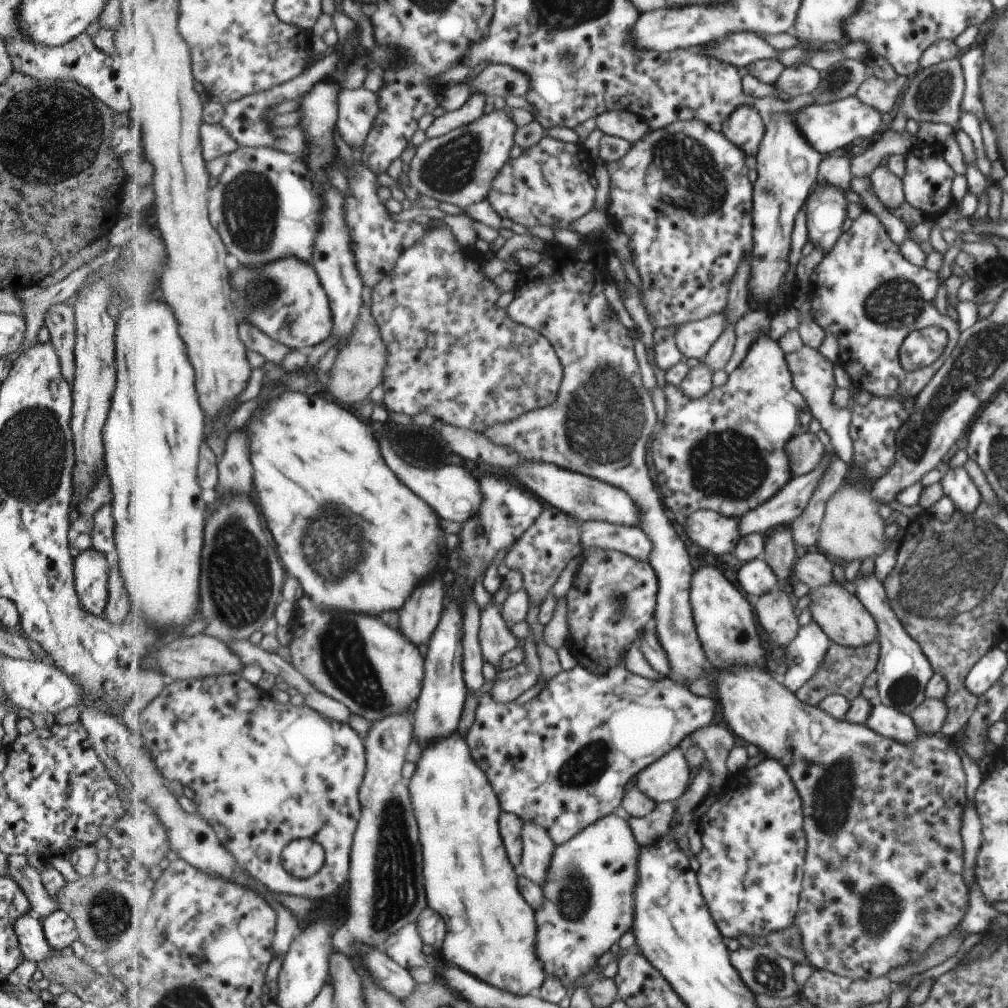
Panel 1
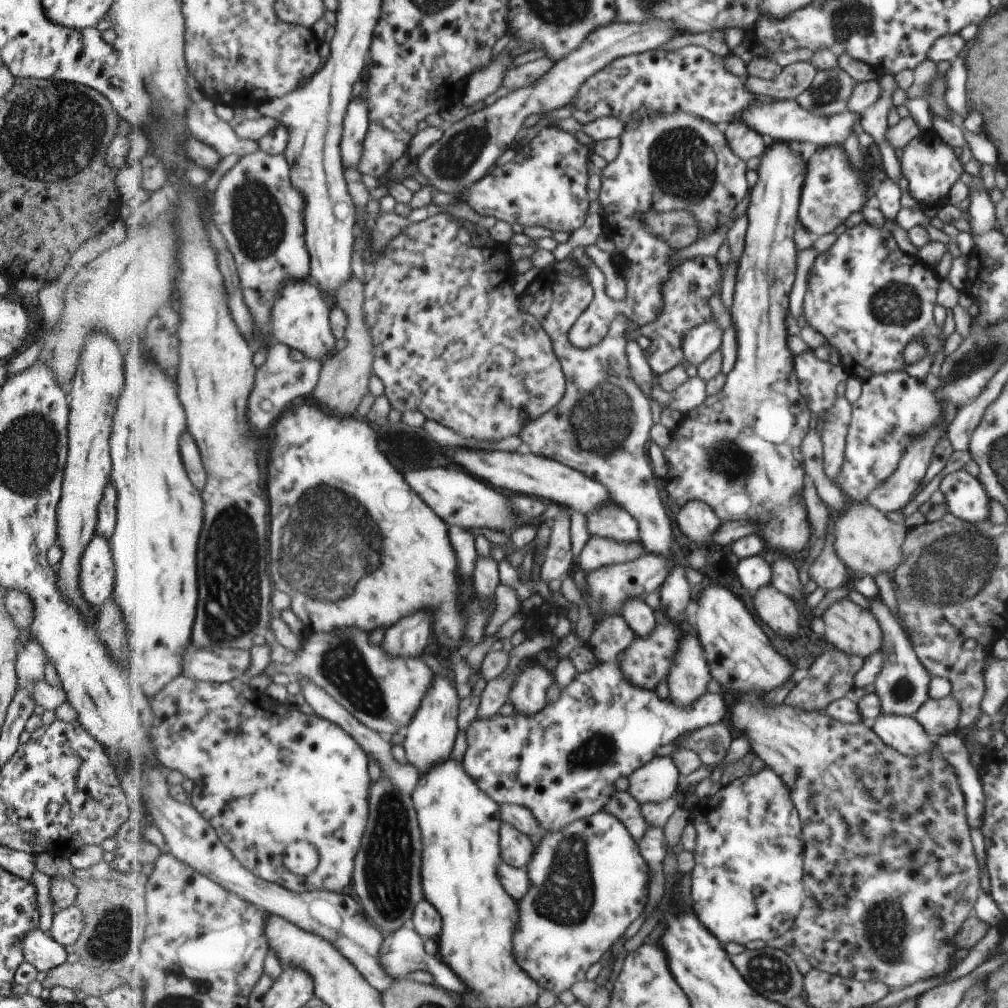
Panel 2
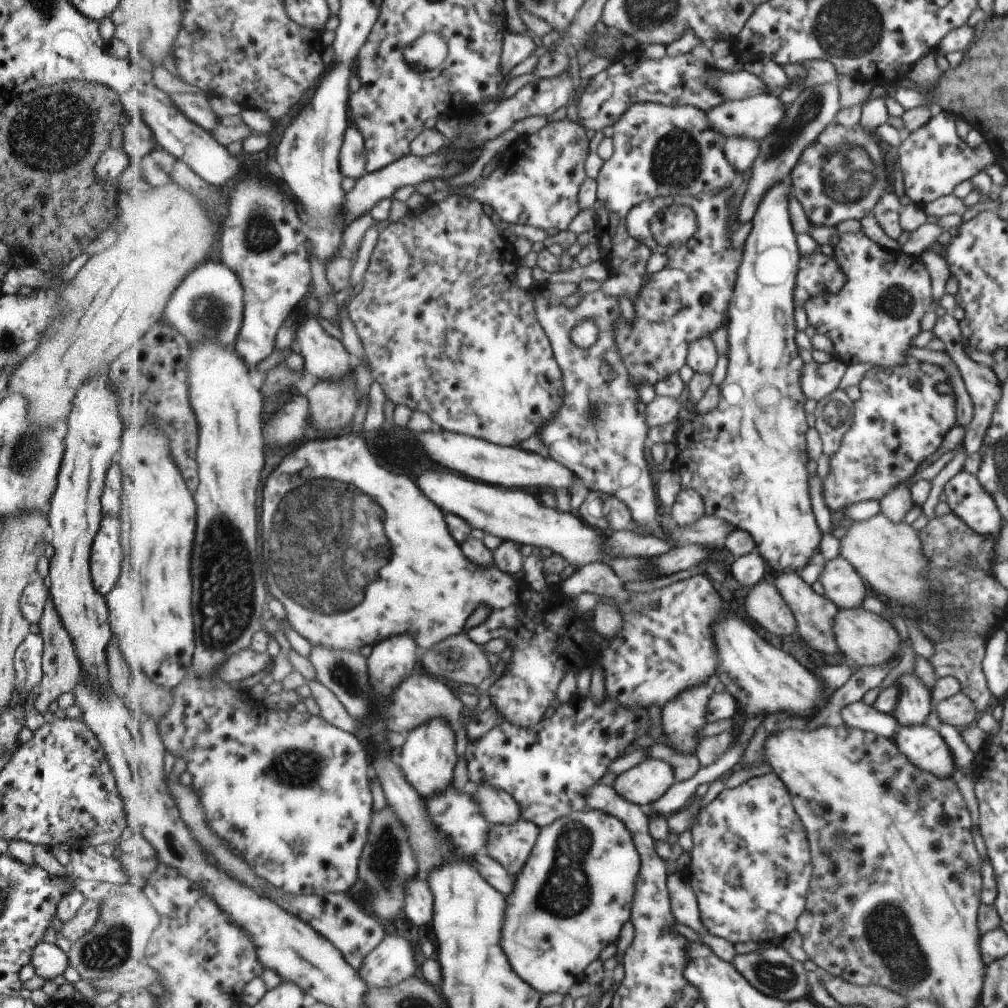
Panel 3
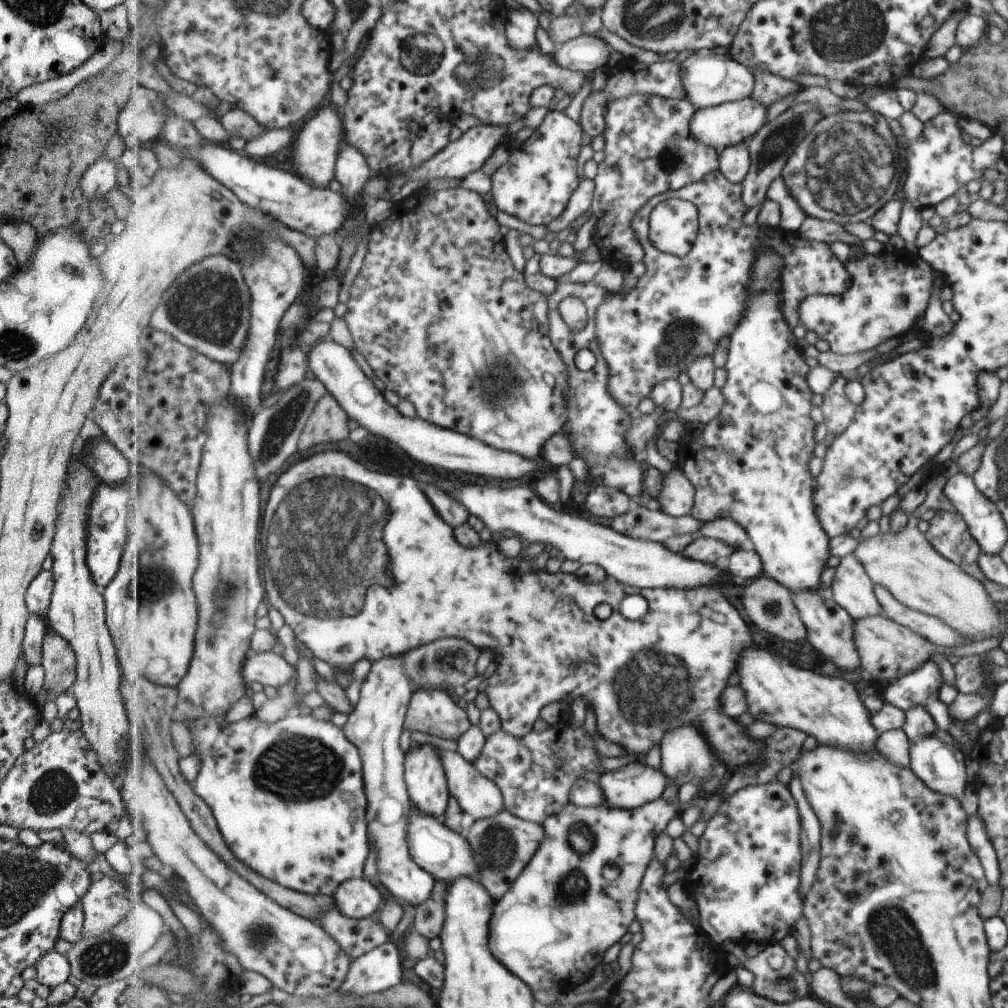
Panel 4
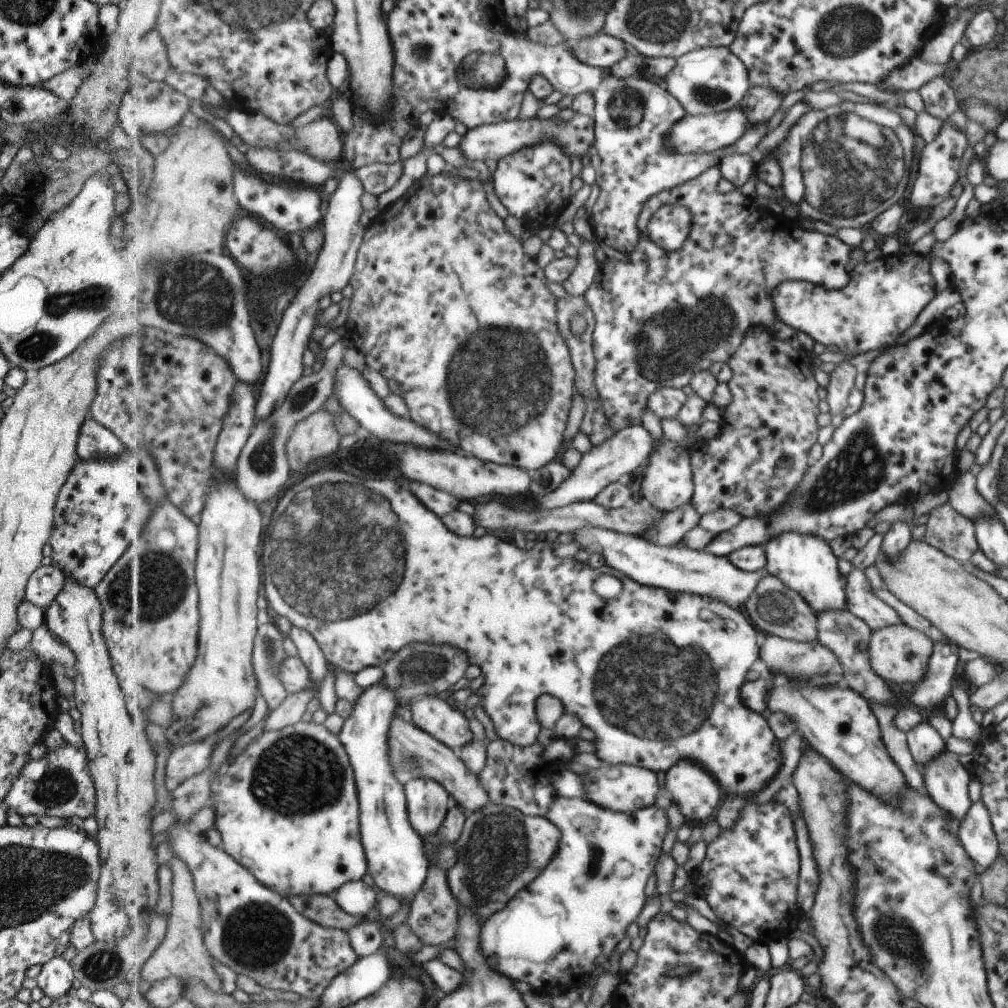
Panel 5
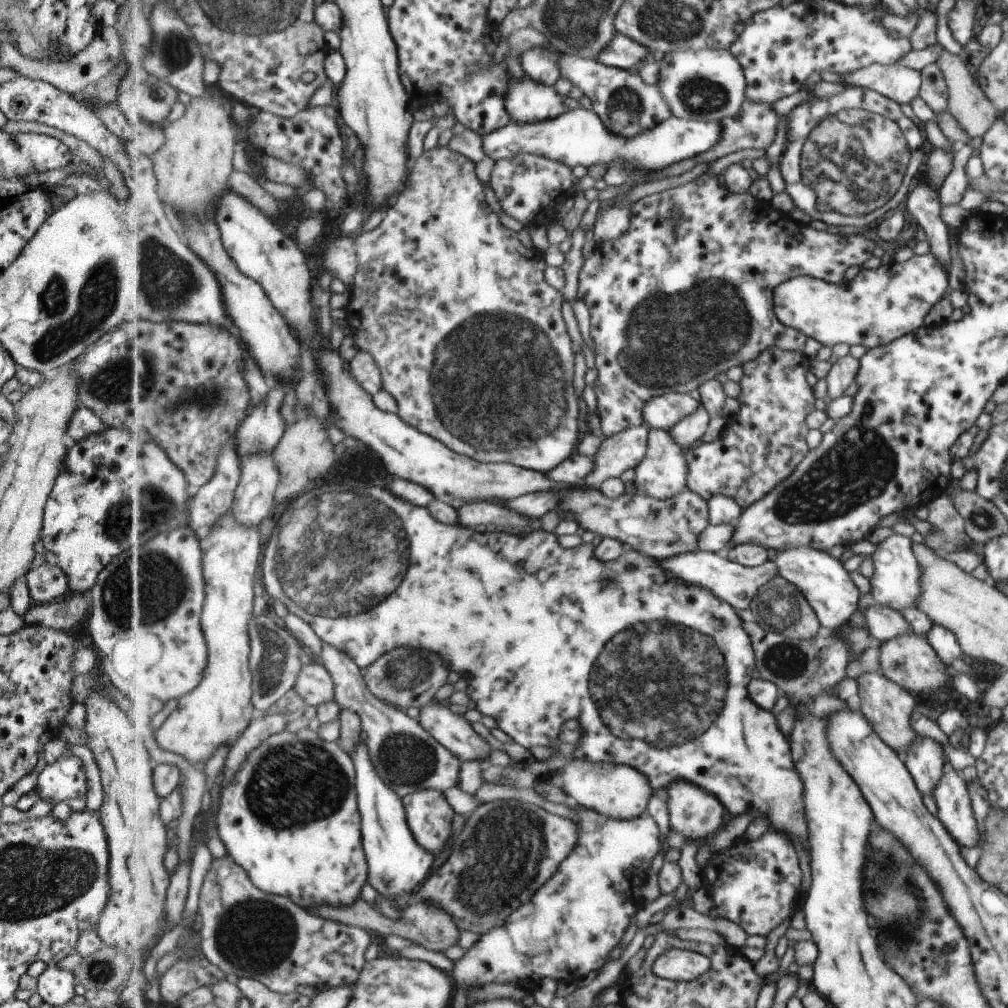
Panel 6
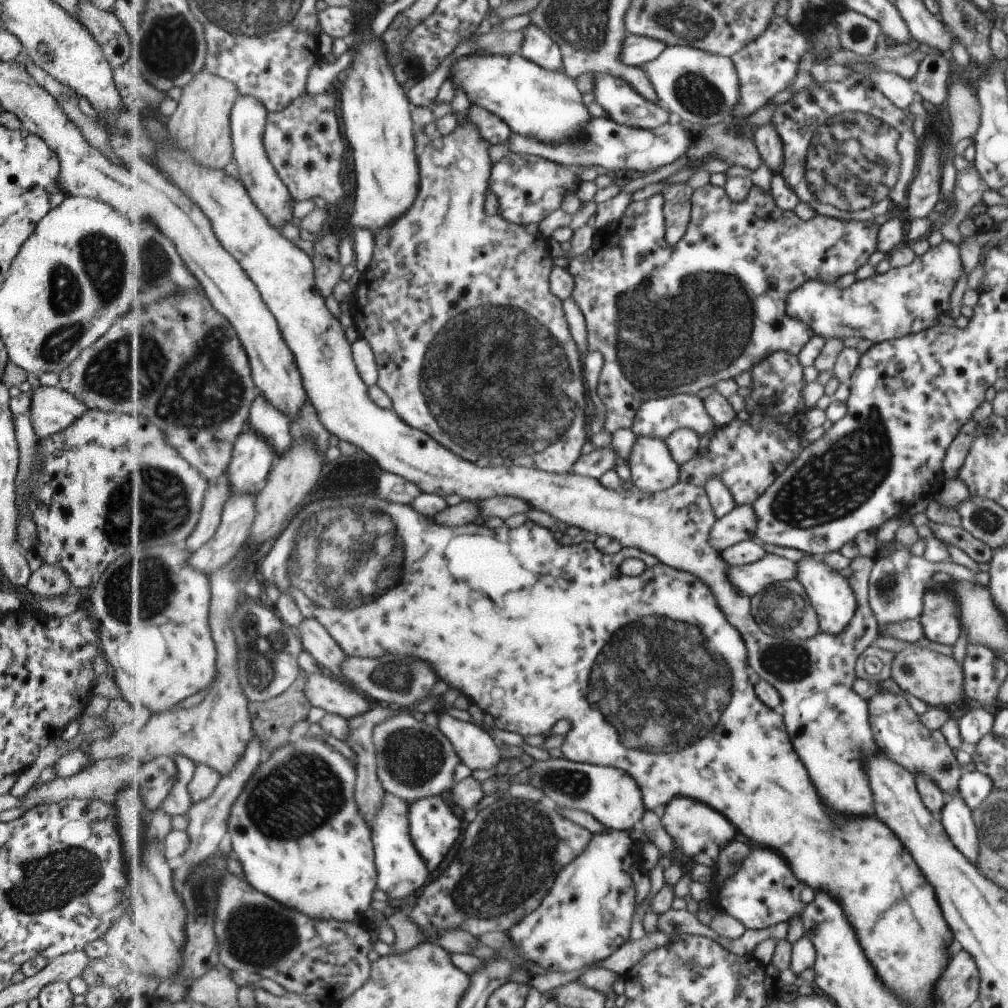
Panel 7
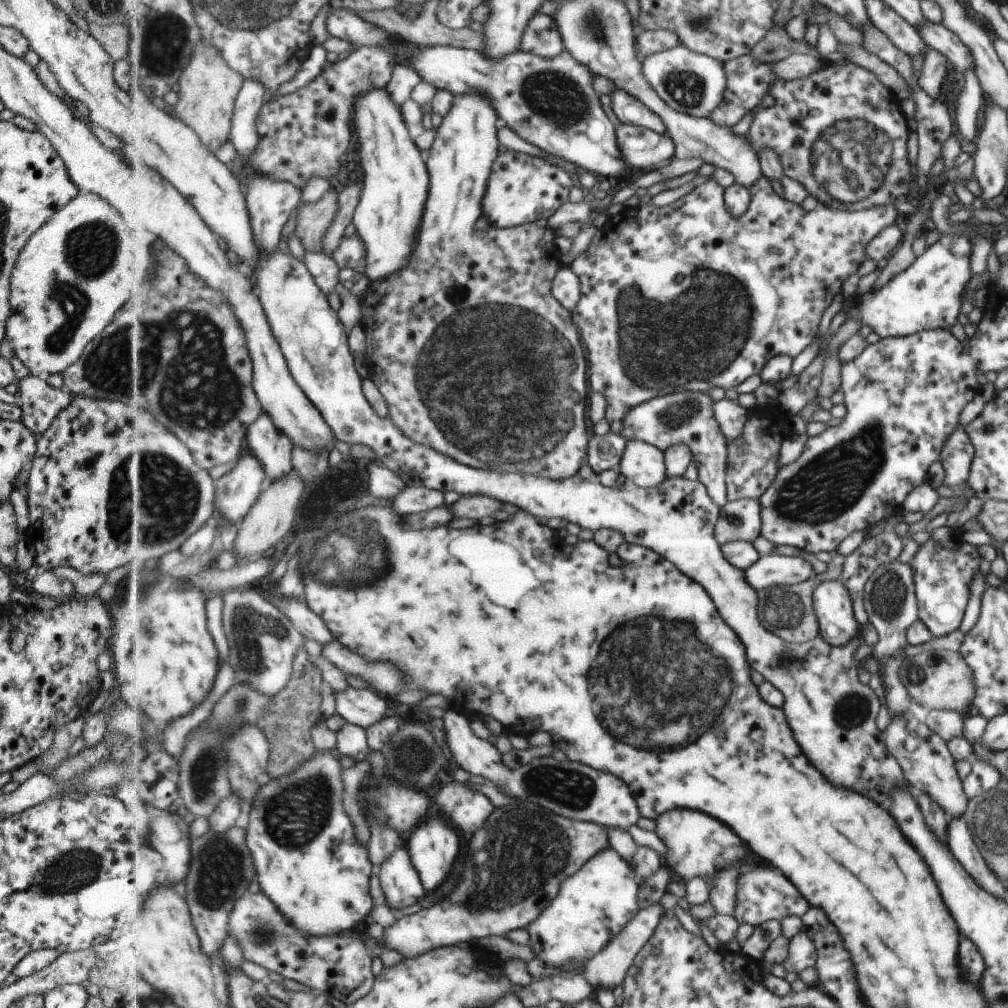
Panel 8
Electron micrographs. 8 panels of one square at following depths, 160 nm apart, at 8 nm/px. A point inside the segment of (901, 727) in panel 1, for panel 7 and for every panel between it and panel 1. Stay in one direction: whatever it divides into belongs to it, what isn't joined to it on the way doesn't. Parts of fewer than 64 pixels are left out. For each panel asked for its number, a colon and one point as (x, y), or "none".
2: (904, 734)
3: (924, 747)
4: (940, 767)
5: (945, 782)
6: (950, 797)
7: (956, 817)

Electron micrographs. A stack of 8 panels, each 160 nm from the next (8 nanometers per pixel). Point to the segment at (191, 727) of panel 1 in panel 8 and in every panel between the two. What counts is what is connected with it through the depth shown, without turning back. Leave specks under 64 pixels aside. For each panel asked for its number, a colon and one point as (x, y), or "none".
2: (265, 775)
3: (297, 805)
4: (292, 805)
5: (288, 809)
6: (290, 818)
7: (297, 831)
8: (309, 863)

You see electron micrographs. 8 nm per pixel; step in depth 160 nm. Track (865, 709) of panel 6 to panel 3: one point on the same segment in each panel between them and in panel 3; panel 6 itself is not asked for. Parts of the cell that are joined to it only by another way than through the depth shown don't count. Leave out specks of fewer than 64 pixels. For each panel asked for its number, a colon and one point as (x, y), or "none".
3: (814, 614)
4: (830, 629)
5: (840, 632)

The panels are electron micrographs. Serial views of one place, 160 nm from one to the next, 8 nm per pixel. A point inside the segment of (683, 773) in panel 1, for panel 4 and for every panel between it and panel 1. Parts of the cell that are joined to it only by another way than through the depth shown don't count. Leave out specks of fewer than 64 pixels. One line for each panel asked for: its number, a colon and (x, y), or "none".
2: (657, 781)
3: (644, 784)
4: (631, 786)

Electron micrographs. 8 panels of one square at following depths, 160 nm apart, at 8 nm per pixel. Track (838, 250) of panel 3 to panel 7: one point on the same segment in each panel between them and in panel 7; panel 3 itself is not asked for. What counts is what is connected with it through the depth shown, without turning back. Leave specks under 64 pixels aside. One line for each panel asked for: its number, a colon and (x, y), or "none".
4: (888, 291)
5: (884, 296)
6: (876, 307)
7: (901, 301)

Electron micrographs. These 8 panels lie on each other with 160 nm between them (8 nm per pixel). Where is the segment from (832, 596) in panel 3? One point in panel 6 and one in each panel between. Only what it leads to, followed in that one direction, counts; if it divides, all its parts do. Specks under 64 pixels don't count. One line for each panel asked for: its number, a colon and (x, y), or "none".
4: (851, 589)
5: (861, 602)
6: (881, 622)

